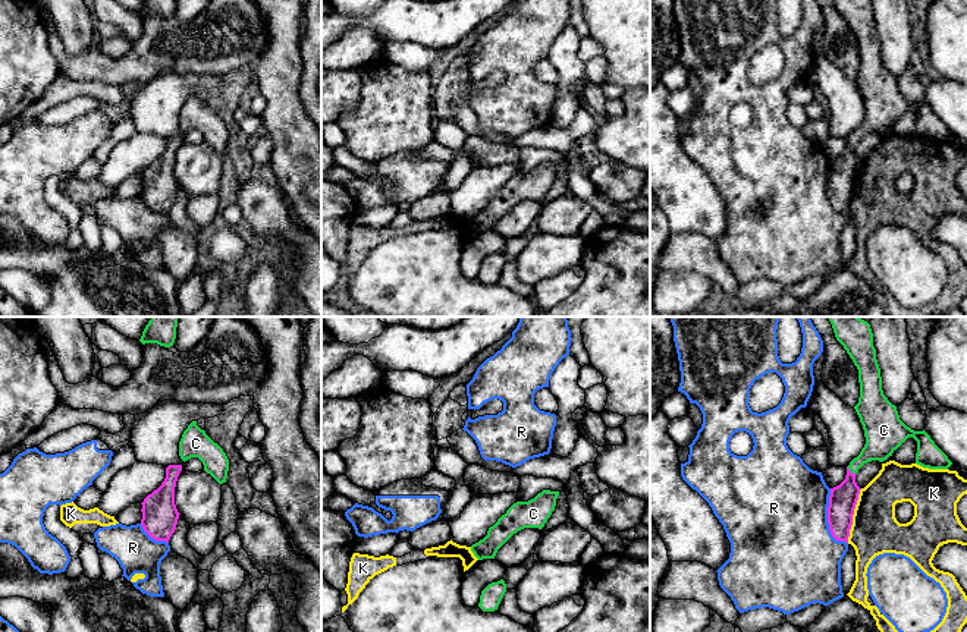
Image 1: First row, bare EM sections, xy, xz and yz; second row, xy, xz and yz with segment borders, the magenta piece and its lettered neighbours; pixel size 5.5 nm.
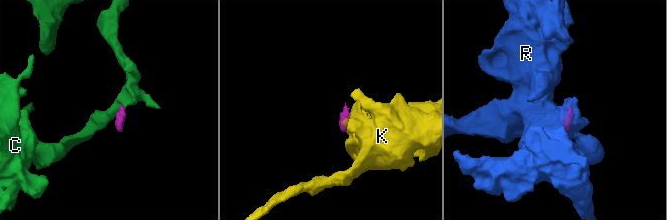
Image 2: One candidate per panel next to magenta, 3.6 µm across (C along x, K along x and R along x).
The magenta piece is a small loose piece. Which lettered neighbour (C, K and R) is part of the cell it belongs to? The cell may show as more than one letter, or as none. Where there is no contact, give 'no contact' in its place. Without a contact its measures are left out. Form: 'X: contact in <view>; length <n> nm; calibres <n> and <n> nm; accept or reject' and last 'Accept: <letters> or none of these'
C: contact in yz; length 60 nm; calibres 150 and 180 nm; accept
K: contact in yz; length 300 nm; calibres 150 and 260 nm; reject
R: contact in yz; length 320 nm; calibres 150 and 500 nm; reject
Accept: C

